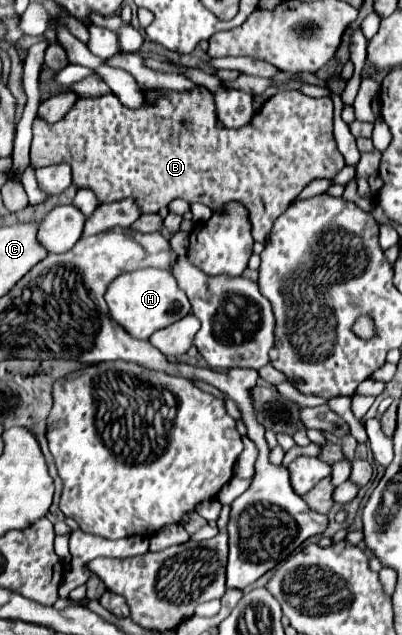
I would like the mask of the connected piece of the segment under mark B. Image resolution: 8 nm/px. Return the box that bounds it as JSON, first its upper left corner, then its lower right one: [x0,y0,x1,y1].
[31,85,345,245]

